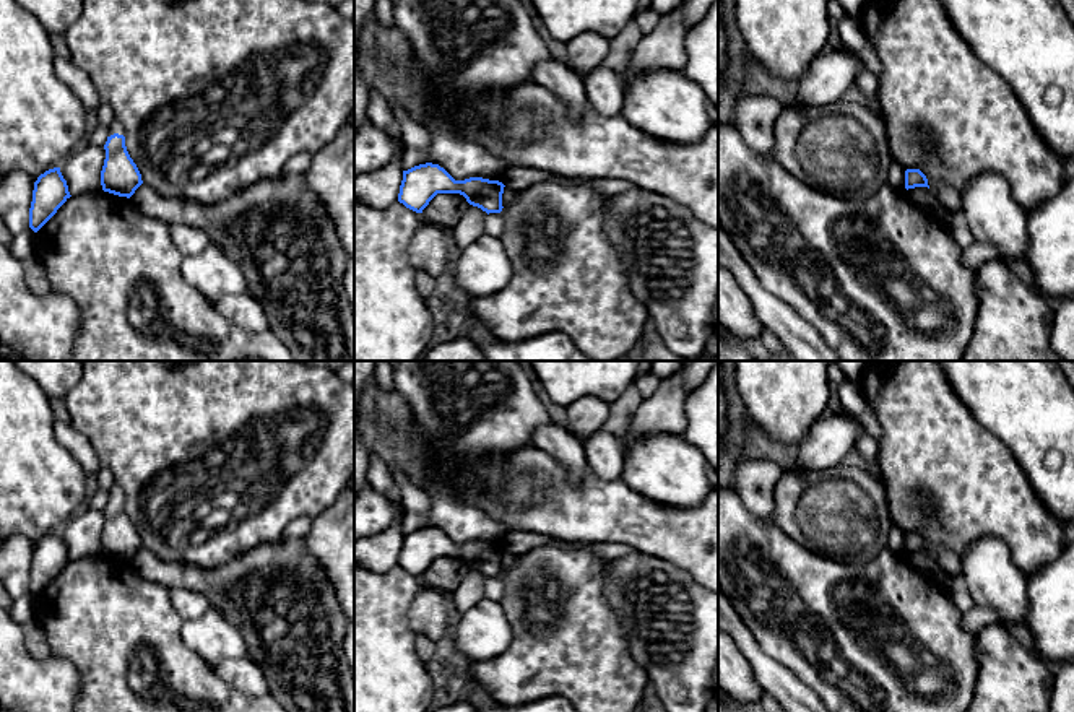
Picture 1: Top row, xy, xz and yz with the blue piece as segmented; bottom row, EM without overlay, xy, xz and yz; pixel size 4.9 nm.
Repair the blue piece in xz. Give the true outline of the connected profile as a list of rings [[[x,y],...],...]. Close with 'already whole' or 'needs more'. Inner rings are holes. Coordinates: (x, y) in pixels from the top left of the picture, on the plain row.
[[[426,527],[403,535],[398,566],[406,572],[422,577],[437,558],[460,558],[473,571],[489,577],[502,575],[504,548],[483,541],[455,545],[439,528]]]; already whole

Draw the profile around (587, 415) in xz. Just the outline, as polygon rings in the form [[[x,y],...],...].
[[[585,395],[565,406],[565,410],[567,431],[585,441],[603,428],[616,406],[603,398]]]

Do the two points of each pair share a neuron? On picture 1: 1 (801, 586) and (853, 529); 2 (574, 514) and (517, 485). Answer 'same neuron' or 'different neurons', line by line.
1: different neurons
2: same neuron

